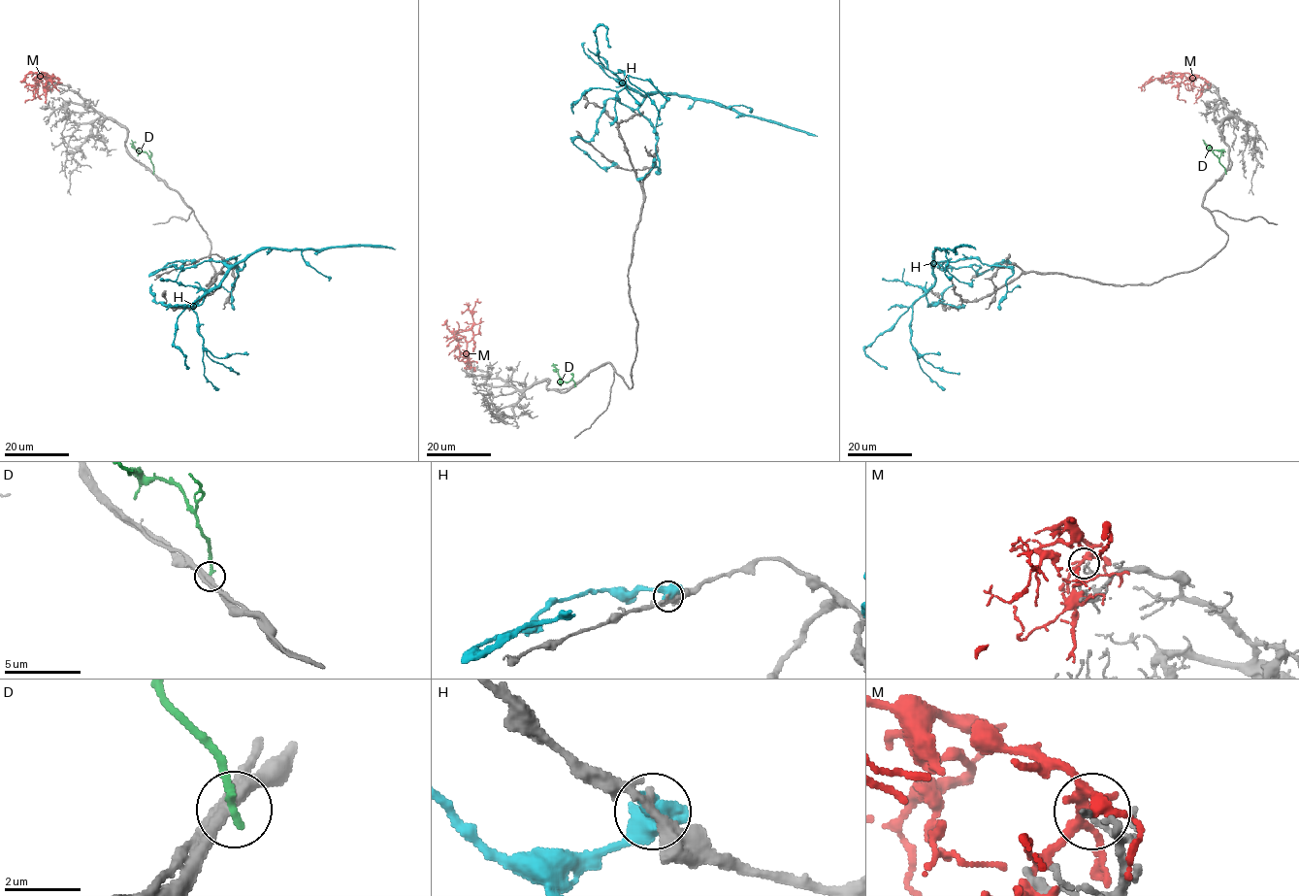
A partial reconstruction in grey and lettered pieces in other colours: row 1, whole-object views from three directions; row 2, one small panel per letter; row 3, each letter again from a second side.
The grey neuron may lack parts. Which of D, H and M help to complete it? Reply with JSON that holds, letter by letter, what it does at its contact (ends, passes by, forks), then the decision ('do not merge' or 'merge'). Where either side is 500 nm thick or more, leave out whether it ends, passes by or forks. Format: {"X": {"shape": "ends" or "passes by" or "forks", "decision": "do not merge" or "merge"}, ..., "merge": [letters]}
{"D": {"shape": "ends", "decision": "do not merge"}, "H": {"decision": "do not merge"}, "M": {"shape": "forks", "decision": "do not merge"}, "merge": []}

